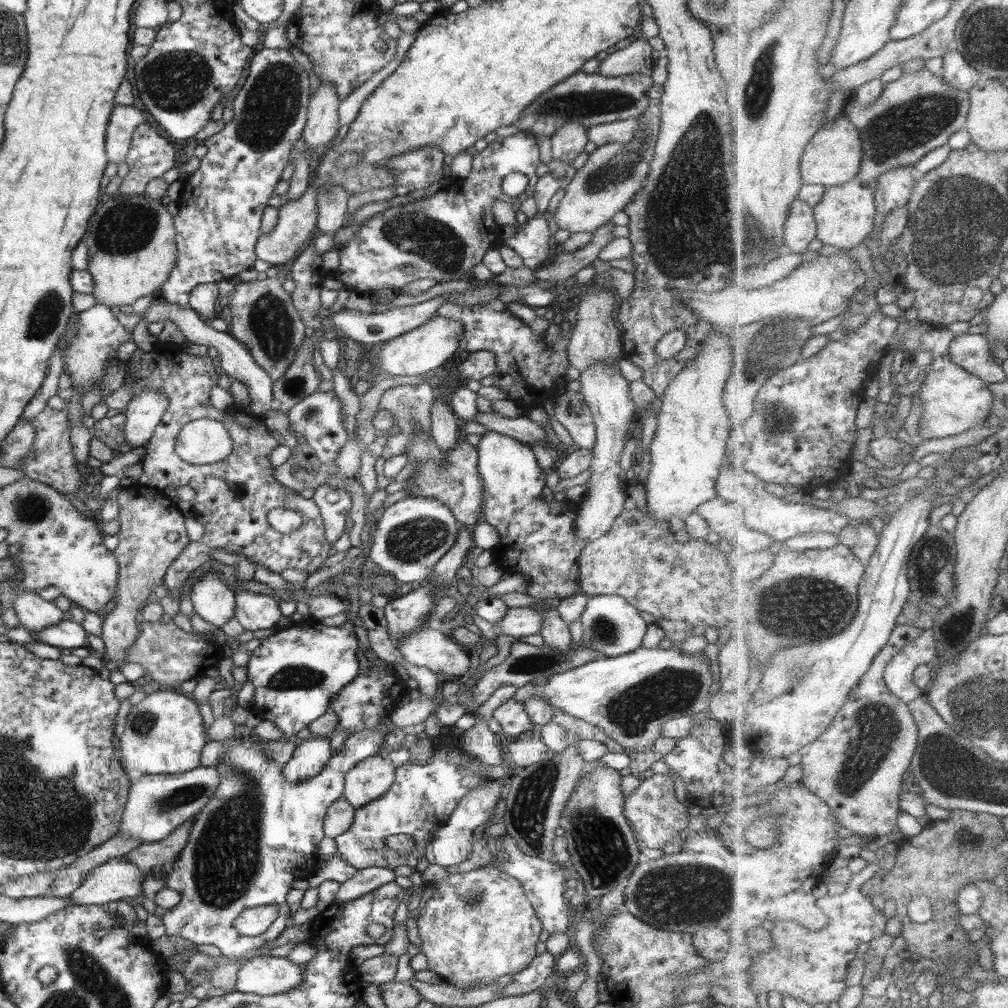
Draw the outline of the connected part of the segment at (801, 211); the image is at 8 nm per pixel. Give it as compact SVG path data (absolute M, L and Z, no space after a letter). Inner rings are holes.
M798 198L786 224L786 244L791 252L800 254L808 251L816 238L819 238L819 222L815 207Z

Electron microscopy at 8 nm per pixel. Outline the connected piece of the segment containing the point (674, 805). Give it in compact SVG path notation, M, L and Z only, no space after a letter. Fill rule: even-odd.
M670 773L654 774L652 778L642 780L641 786L628 793L624 799L624 816L638 836L637 844L640 848L648 846L662 849L674 836L686 835L688 832L688 807L678 801L675 788L679 785L672 781L672 777Z

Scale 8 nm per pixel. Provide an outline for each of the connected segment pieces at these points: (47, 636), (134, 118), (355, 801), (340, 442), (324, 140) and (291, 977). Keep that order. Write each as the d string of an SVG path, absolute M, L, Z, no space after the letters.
M63 619L53 626L40 630L33 638L59 649L72 649L88 646L86 633L80 623Z
M132 105L112 106L110 122L106 128L105 152L109 162L122 164L130 151L131 139L137 126L147 122L148 115Z
M365 758L346 774L343 797L355 809L380 798L395 781L395 770L389 758Z
M333 391L312 392L310 396L294 404L287 412L291 430L299 434L303 439L300 441L308 443L310 452L316 455L318 460L324 464L331 464L332 460L340 454L342 446L349 440L348 432L344 428L344 414L342 414L342 402Z
M322 81L316 93L310 96L307 121L301 139L310 148L332 144L338 129L340 96L335 87Z
M260 955L244 962L236 974L236 991L246 996L268 997L283 994L302 983L300 964L285 958Z

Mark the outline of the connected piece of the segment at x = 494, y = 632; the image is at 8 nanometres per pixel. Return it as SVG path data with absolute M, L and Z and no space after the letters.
M514 607L509 608L504 618L496 625L488 623L480 616L474 616L473 619L484 639L488 636L488 632L492 638L508 635L522 639L522 637L528 636L534 638L534 635L541 633L544 615L542 615L542 611L538 611L538 607Z

